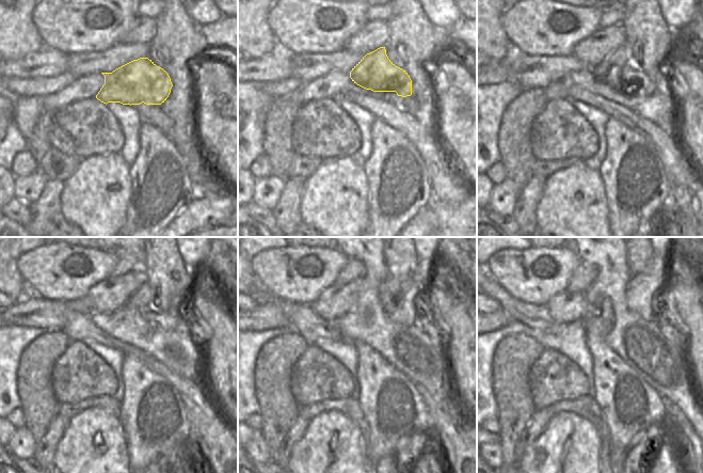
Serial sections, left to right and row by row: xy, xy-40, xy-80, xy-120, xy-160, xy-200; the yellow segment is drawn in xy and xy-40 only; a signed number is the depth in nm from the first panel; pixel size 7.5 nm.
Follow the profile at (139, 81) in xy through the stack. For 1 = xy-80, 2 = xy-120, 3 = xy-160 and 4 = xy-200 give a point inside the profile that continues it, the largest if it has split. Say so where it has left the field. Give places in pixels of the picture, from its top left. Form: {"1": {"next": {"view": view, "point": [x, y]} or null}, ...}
{"1": {"next": {"view": "xy-80", "point": [614, 69]}}, "2": {"next": {"view": "xy-120", "point": [142, 299]}}, "3": {"next": {"view": "xy-160", "point": [396, 296]}}, "4": {"next": {"view": "xy-200", "point": [642, 290]}}}

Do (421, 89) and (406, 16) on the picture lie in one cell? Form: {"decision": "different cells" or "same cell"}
{"decision": "same cell"}

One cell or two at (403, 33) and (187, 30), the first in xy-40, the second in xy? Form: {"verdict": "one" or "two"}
{"verdict": "one"}

